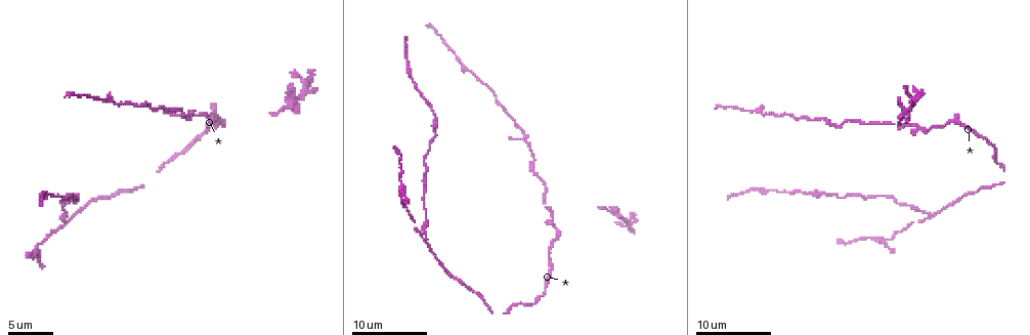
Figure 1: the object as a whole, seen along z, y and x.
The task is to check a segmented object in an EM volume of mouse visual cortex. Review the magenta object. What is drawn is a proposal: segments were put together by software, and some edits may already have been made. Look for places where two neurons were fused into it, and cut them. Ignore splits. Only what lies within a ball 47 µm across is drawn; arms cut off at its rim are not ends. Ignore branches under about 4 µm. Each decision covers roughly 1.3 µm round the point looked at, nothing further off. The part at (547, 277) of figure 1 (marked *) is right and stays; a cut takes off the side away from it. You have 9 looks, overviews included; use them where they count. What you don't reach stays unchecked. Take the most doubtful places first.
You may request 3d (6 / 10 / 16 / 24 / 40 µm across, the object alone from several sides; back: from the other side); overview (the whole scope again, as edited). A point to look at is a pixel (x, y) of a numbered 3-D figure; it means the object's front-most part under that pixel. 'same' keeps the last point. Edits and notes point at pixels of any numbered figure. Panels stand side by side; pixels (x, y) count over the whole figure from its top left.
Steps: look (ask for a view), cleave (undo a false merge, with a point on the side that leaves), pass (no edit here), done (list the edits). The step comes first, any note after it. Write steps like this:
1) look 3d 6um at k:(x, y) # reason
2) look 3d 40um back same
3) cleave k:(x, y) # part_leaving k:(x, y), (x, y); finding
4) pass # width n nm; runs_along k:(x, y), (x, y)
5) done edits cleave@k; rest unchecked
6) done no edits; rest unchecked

look 3d 6um at 1:(424, 241) # side arm on a straight run

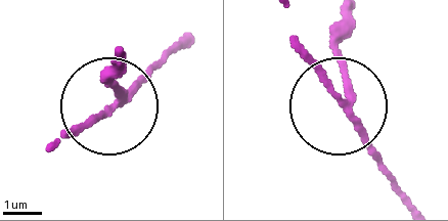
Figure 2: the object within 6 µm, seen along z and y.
look 3d 6um back at 2:(114, 102)

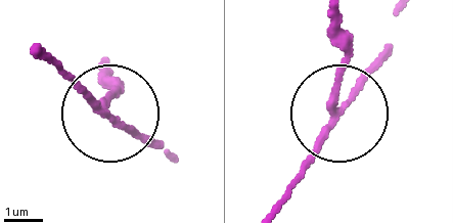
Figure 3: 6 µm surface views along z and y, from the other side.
cleave 3:(112, 92) # arms 3; part_leaving 3:(334, 113), (345, 47), (337, 17); two neurons meet here

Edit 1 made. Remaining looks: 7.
look overview

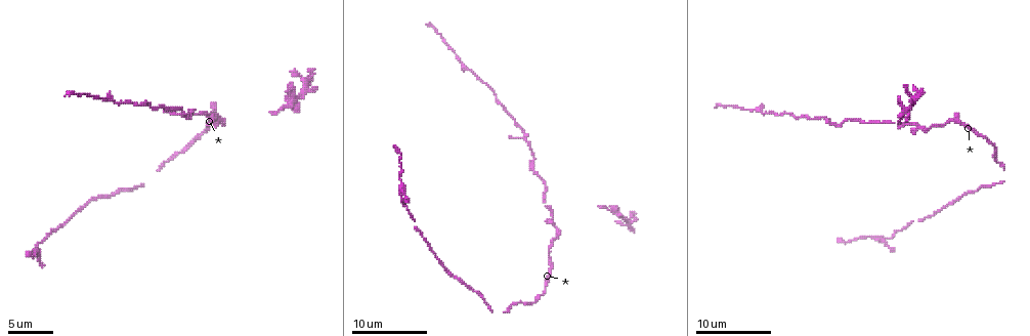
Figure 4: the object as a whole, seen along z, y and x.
look 3d 10um at 4:(608, 208) # three-way junction

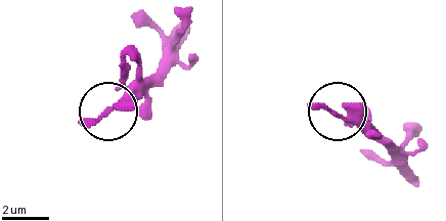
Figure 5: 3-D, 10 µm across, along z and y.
pass # arms 3; continuous, no second neuron

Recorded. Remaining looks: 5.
look 3d 10um at 4:(223, 121) # two arms at a narrow angle

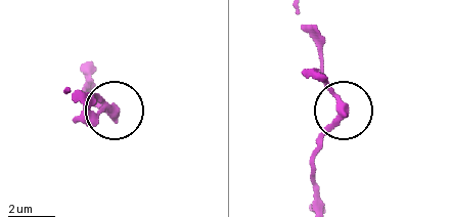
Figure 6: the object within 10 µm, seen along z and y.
pass # width 230 nm; continuous, no second neuron

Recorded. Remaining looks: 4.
look 3d 10um at 4:(401, 198) # sudden change in width

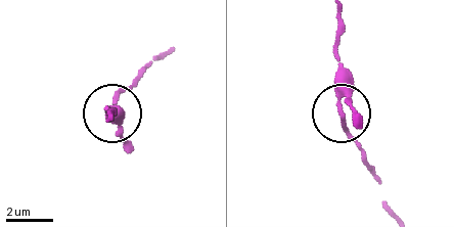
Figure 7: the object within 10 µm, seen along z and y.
look 3d 10um back at 7:(340, 115)

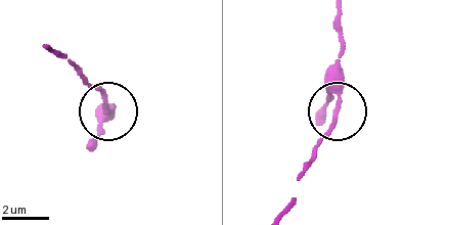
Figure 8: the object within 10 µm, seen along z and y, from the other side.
pass # runs_along 8:(290, 206), (299, 176), (329, 129), (338, 105), (338, 54); continuous, no second neuron

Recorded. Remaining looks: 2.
done edits cleave@3; rest unchecked

